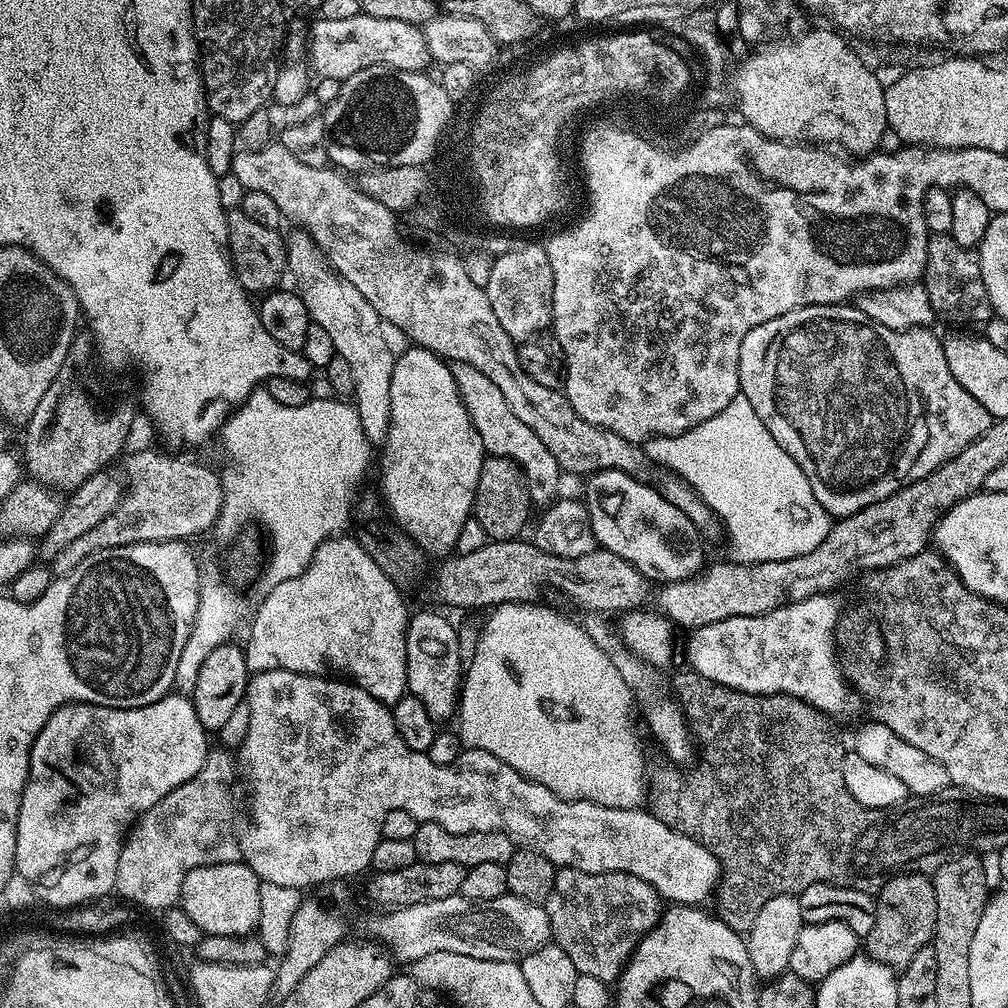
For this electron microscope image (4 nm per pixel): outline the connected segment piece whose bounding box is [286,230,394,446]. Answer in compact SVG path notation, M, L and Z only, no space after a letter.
M303 230L293 233L292 237L287 237L286 243L288 272L296 279L295 291L300 293L312 322L330 334L336 354L346 358L350 364L354 378L354 407L368 443L373 446L383 445L390 430L390 378L394 363L394 351L384 337L385 325L374 306L362 298L361 292L335 272L332 263L324 257L324 252L313 242L312 237Z

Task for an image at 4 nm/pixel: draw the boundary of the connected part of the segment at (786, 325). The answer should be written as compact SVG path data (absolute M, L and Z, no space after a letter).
M845 302L845 303L842 303L842 304L815 304L815 305L814 305L814 306L802 306L802 307L801 307L801 308L795 308L795 309L794 309L794 310L790 310L790 311L789 311L789 312L787 312L787 313L786 313L786 314L782 314L782 315L781 315L781 316L779 316L779 317L778 317L778 318L770 318L770 322L762 322L762 326L754 326L754 330L750 330L750 334L746 334L746 338L742 338L742 350L741 350L741 351L740 351L740 390L741 390L741 393L742 393L742 395L744 395L744 396L745 396L745 397L746 397L746 398L747 398L747 399L748 399L748 401L749 401L749 402L750 402L750 406L754 406L754 414L758 414L758 418L759 418L759 419L760 419L760 420L761 420L761 421L762 421L762 422L763 422L763 424L764 424L764 425L765 425L765 426L766 426L766 430L770 430L770 434L771 434L771 435L772 435L772 437L773 437L773 438L774 438L774 442L778 442L778 446L782 446L782 450L786 450L786 454L790 454L790 458L794 458L794 459L795 459L795 460L796 460L796 461L797 461L797 462L798 462L798 466L802 466L802 470L803 470L803 471L804 471L804 473L805 473L805 474L806 474L806 478L807 478L807 479L808 479L808 481L809 481L809 482L810 482L810 490L814 490L814 498L818 498L818 502L819 502L819 503L820 503L820 505L822 505L822 507L823 507L823 508L824 508L824 509L825 509L825 510L826 510L826 511L828 511L828 514L829 514L829 517L832 517L832 518L843 518L843 517L846 517L846 516L849 516L849 515L850 515L850 514L854 514L854 513L855 513L855 512L857 512L857 511L858 511L858 510L862 510L862 509L863 509L863 508L865 508L865 507L866 507L866 506L870 506L870 505L871 505L871 504L873 504L873 503L874 503L874 502L882 502L882 498L890 498L890 494L894 494L894 493L895 493L895 492L896 492L896 491L898 491L898 490L899 490L899 488L900 488L900 487L901 487L901 486L903 486L903 484L909 484L909 483L910 483L910 482L914 482L914 481L915 481L915 480L917 480L917 479L918 479L918 478L922 478L922 477L923 477L923 476L925 476L925 475L926 475L926 474L930 474L930 473L931 473L931 472L933 472L933 471L934 471L934 470L935 470L935 468L937 468L937 467L938 467L938 466L942 466L942 462L946 462L946 461L947 461L947 460L949 460L949 459L950 459L950 458L954 458L954 454L962 454L962 450L966 450L966 446L970 446L970 442L974 442L974 438L978 438L978 437L979 437L979 436L981 436L981 434L983 434L983 432L985 432L985 430L986 430L986 429L987 429L987 428L989 428L989 426L991 426L991 425L992 425L992 422L993 422L993 416L991 416L991 415L990 415L990 413L988 413L988 412L987 412L987 410L986 410L986 408L985 408L985 407L984 407L984 406L982 406L982 403L980 403L980 402L978 402L978 400L977 400L977 399L976 399L976 398L974 398L974 397L972 397L972 396L971 396L971 394L970 394L970 393L967 393L967 392L966 392L966 390L964 390L964 389L963 389L963 388L962 388L962 386L960 386L960 385L959 385L959 384L958 384L958 381L957 381L957 379L956 379L956 378L954 378L954 376L953 376L953 374L952 374L952 373L951 373L951 372L950 372L950 368L949 368L949 367L948 367L948 365L947 365L947 362L946 362L946 354L945 354L945 353L944 353L944 346L943 346L943 343L942 343L942 340L941 340L941 337L939 337L939 338L938 338L938 337L936 337L936 336L935 336L935 334L934 334L934 333L932 333L932 332L928 332L928 331L932 331L932 330L927 330L927 329L924 329L924 328L921 328L921 327L919 327L919 328L910 328L910 329L908 329L908 331L906 331L906 332L899 332L899 331L898 331L898 330L890 330L890 329L889 329L889 328L887 328L887 327L886 327L886 326L882 326L882 325L881 325L881 324L879 324L879 323L878 323L878 322L874 322L874 321L873 321L873 320L871 320L871 318L869 318L869 316L867 316L867 315L866 315L866 314L865 314L865 312L863 312L863 310L861 310L861 308L859 308L859 306L853 306L853 305L852 305L852 304L851 304L851 303L848 303L848 302Z

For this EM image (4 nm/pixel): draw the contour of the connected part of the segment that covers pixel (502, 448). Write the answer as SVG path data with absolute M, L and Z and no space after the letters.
M453 363L451 369L462 402L482 438L485 453L512 460L520 468L533 505L547 506L553 503L557 499L556 491L560 488L560 476L562 477L562 469L554 454L550 454L550 450L542 446L538 434L534 434L534 430L530 430L530 426L526 426L526 422L522 422L522 418L518 418L514 410L510 410L510 402L502 398L502 390L498 390L498 386L494 386L494 382L490 382L490 378L482 374L482 370L474 370L474 366L458 363Z

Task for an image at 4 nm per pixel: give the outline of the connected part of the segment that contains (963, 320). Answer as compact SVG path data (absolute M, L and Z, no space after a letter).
M936 234L928 241L928 257L922 283L930 294L930 306L937 317L952 324L977 324L983 326L993 319L990 294L982 282L980 257L975 251L958 246L950 234Z

